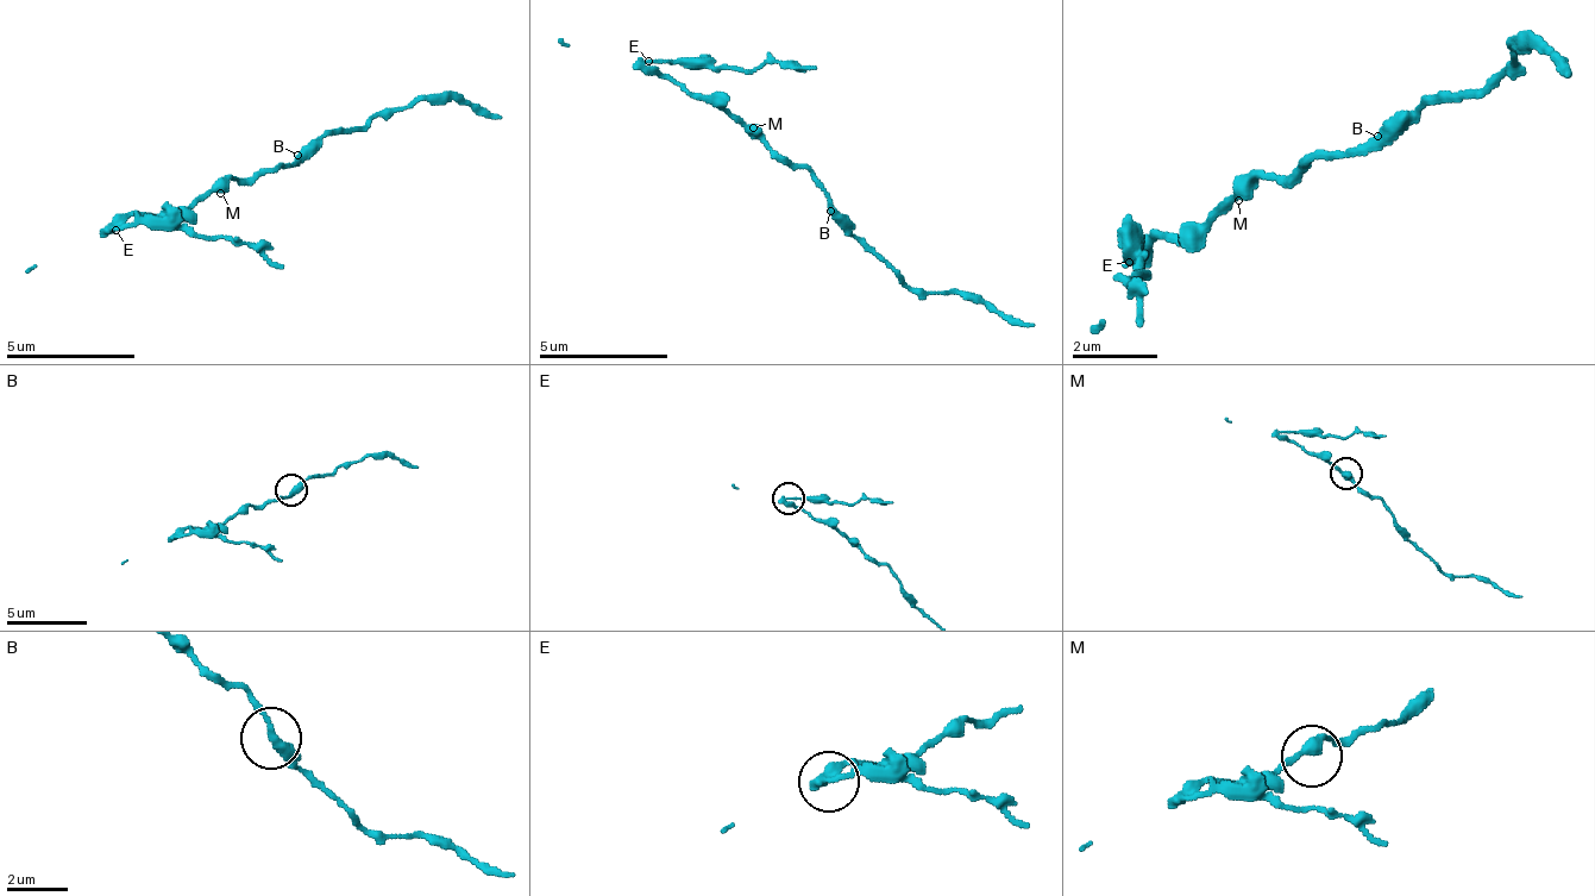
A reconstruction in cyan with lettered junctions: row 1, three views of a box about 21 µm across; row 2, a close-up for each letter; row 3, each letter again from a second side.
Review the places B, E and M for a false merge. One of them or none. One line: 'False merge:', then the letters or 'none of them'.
False merge: E

